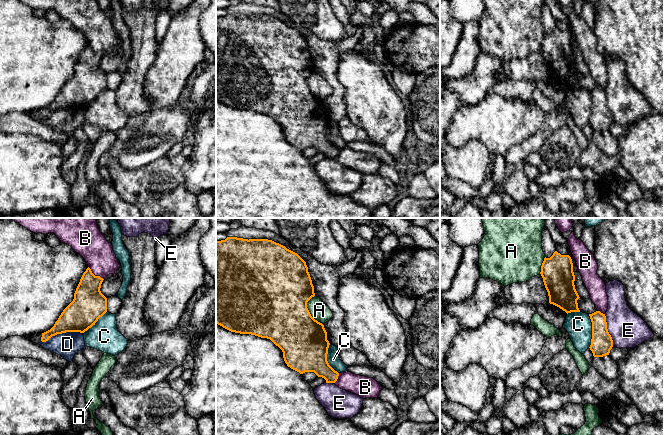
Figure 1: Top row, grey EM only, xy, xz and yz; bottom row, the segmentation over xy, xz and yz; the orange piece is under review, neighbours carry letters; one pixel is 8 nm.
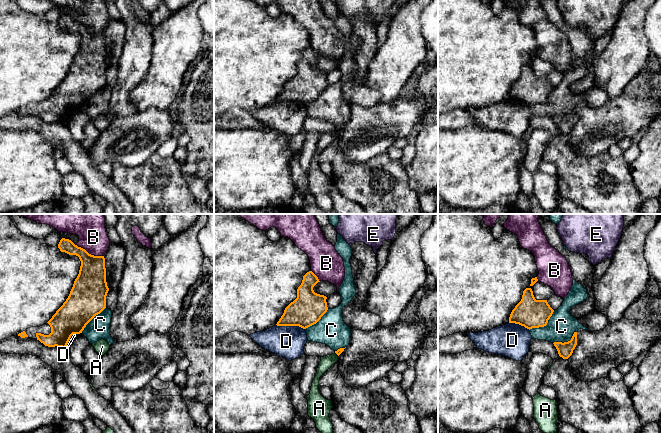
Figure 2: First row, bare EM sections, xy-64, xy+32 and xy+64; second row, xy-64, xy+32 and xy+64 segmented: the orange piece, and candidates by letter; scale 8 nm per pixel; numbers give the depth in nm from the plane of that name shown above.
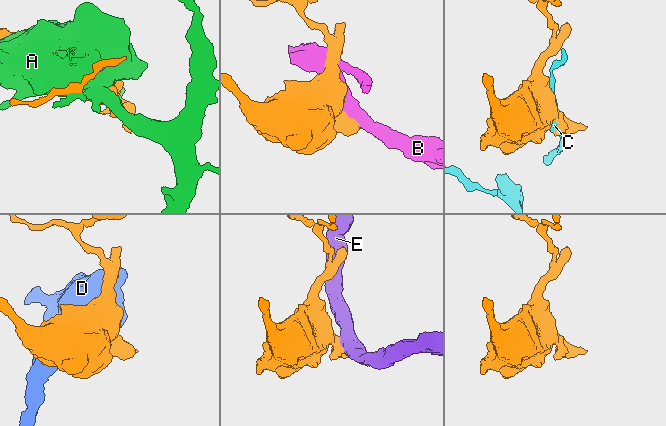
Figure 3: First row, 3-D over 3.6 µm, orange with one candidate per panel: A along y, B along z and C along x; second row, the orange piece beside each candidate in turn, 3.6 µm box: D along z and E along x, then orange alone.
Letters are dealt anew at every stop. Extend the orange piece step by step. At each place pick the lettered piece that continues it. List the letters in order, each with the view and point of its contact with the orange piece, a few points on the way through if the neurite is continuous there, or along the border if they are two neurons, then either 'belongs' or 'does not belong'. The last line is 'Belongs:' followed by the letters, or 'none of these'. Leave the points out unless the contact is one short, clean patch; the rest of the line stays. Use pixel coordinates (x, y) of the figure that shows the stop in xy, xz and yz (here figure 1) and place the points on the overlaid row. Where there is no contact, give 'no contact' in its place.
A: contact xz (308, 311); does not belong
B: contact xy (94, 275); does not belong
C: contact yz (592, 331); does not belong
D: contact xy (62, 332); border xy (83, 332), (57, 333), (47, 340), (41, 341); does not belong
E: contact yz (607, 330); does not belong
Belongs: none of these

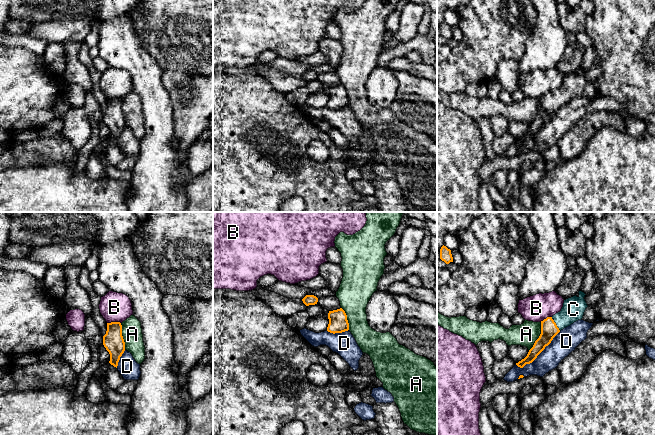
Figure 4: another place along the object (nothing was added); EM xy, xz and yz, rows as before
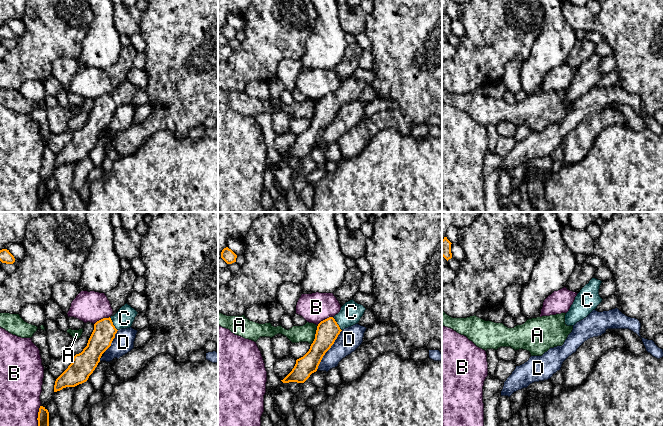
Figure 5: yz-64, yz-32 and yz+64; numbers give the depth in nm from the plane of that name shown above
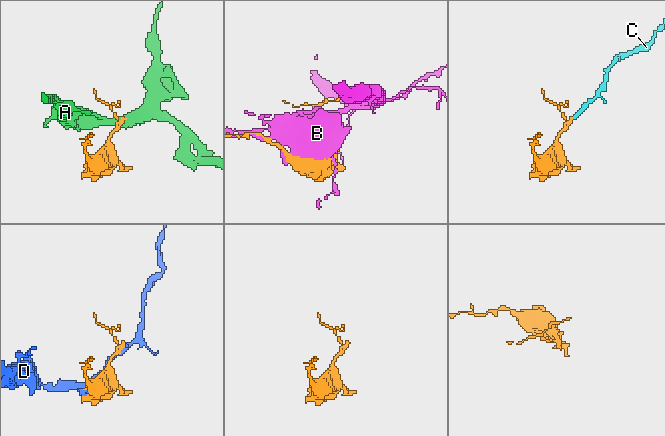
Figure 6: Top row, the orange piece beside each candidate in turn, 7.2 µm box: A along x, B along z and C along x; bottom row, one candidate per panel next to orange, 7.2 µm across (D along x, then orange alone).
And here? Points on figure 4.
A: contact yz (539, 336); border yz (541, 322), (541, 333), (529, 350); does not belong
B: contact xy (113, 322); does not belong
C: contact yz (555, 324); way yz (549, 329), (555, 324), (573, 309); belongs
D: contact yz (538, 354); does not belong
Belongs: C

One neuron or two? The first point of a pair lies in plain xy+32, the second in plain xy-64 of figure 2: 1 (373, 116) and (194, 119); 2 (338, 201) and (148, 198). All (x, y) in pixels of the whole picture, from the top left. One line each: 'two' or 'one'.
1: two
2: two

